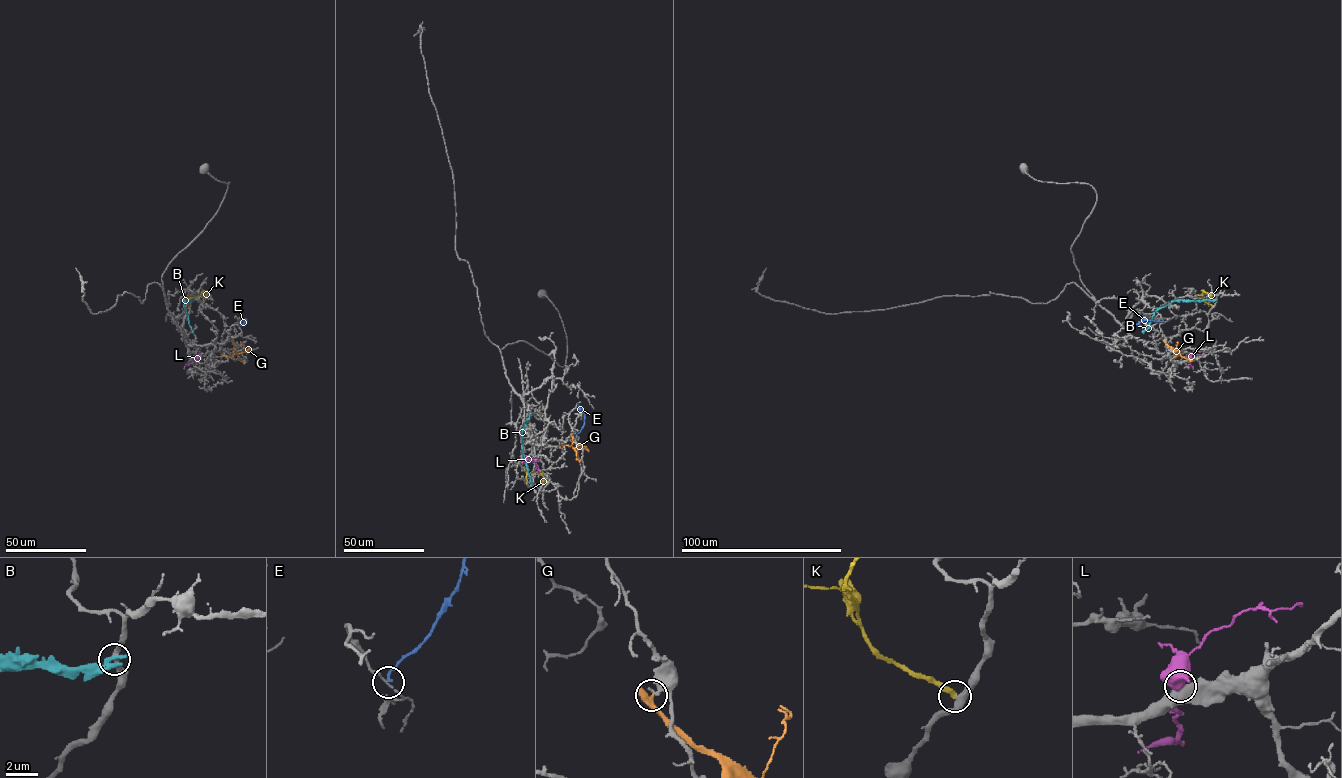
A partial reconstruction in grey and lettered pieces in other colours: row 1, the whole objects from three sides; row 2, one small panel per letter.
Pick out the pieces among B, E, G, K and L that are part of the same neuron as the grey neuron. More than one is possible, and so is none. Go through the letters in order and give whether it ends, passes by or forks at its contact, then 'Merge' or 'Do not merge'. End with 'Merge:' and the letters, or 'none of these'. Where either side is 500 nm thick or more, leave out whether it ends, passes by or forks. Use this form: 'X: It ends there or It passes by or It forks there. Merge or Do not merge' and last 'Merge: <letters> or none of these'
B: It ends there. Do not merge
E: It ends there. Do not merge
G: It ends there. Do not merge
K: It ends there. Do not merge
L: Do not merge
Merge: none of these

